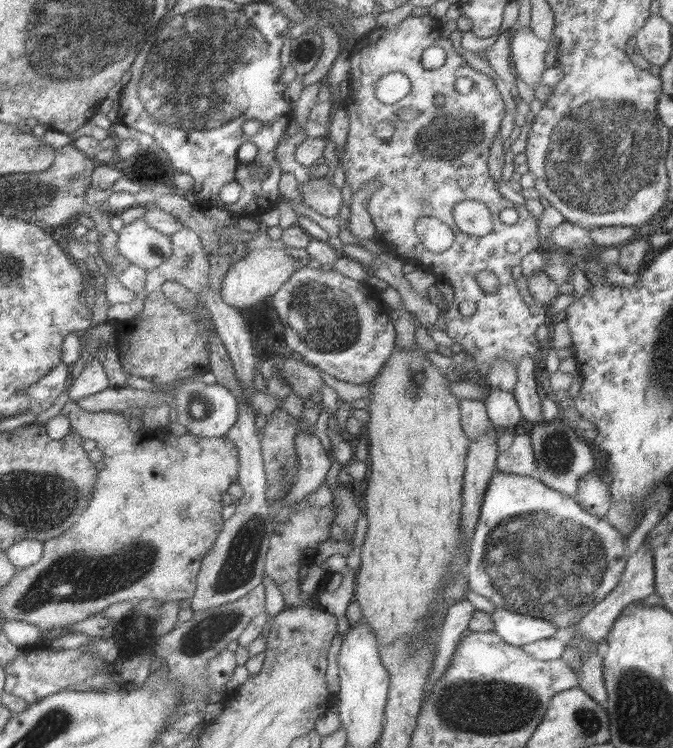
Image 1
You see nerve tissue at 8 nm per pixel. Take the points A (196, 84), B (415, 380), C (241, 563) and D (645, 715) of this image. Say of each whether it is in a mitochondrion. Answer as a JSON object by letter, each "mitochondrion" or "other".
{"A":"mitochondrion","B":"other","C":"mitochondrion","D":"mitochondrion"}

